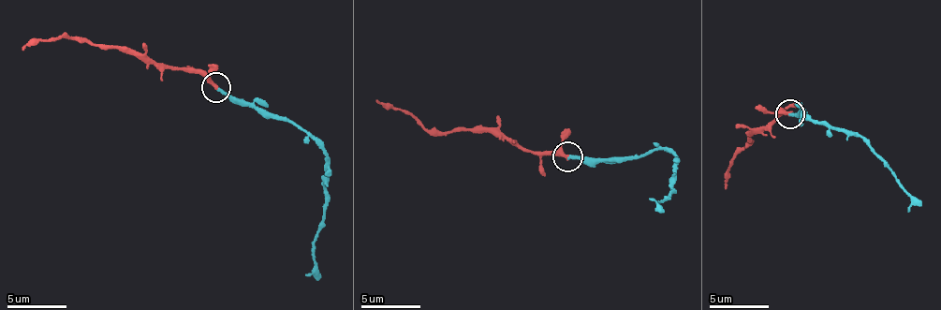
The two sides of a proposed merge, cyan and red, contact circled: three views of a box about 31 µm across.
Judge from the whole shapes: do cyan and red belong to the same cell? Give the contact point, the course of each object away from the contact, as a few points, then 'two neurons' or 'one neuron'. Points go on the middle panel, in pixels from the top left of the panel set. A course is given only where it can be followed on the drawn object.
at (567, 156); cyan runs (566, 156), (620, 160), (639, 157), (660, 148), (674, 154), (674, 190), (657, 205), (648, 199); red runs (566, 156), (552, 152), (523, 151), (482, 131), (426, 130), (375, 100); one neuron

